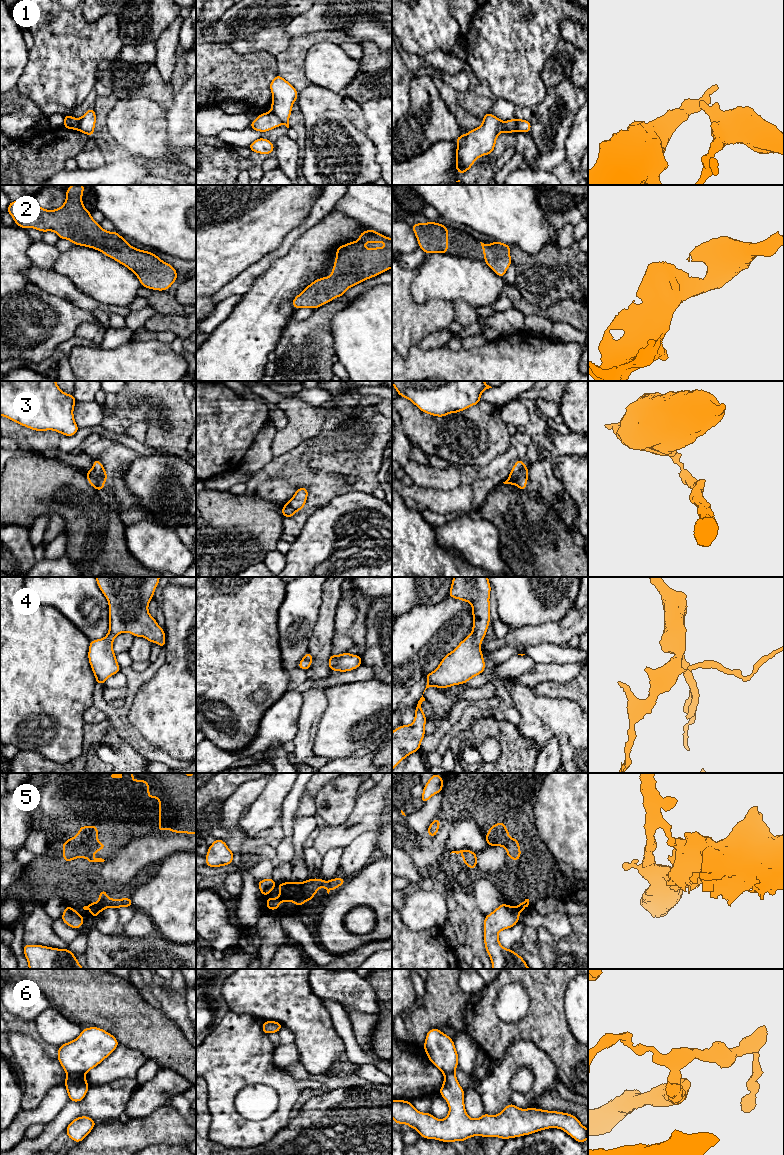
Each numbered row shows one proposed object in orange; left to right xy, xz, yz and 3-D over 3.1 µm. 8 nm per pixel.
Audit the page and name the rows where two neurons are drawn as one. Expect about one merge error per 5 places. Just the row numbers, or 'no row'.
1, 3, 5, 6

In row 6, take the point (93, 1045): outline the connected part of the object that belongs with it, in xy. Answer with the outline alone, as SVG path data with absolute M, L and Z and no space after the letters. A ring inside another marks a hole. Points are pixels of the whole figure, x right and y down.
M99 1027L83 1028L75 1040L58 1047L57 1060L67 1074L86 1075L119 1044L112 1034Z

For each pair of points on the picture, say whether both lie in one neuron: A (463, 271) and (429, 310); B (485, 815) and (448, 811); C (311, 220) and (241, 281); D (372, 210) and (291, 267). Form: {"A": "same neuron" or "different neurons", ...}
{"A": "different neurons", "B": "same neuron", "C": "same neuron", "D": "different neurons"}

